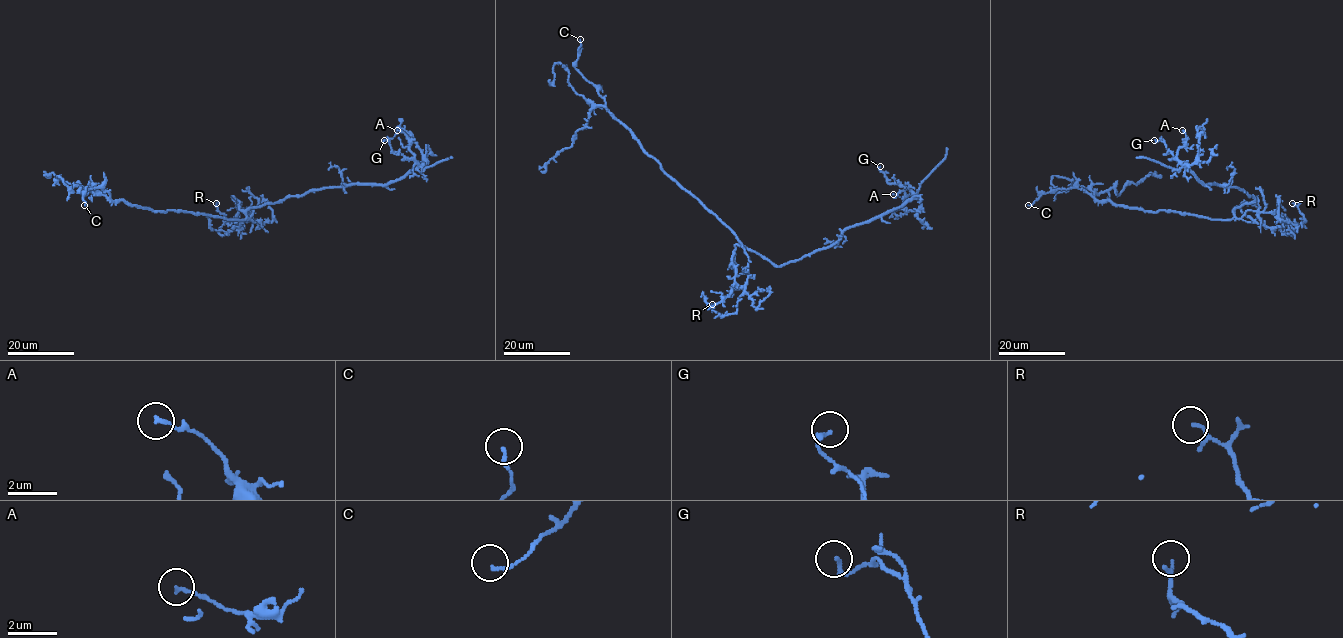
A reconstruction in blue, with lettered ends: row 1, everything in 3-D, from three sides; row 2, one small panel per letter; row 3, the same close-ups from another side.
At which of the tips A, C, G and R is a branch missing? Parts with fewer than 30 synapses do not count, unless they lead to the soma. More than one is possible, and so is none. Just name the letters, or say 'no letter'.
no letter

